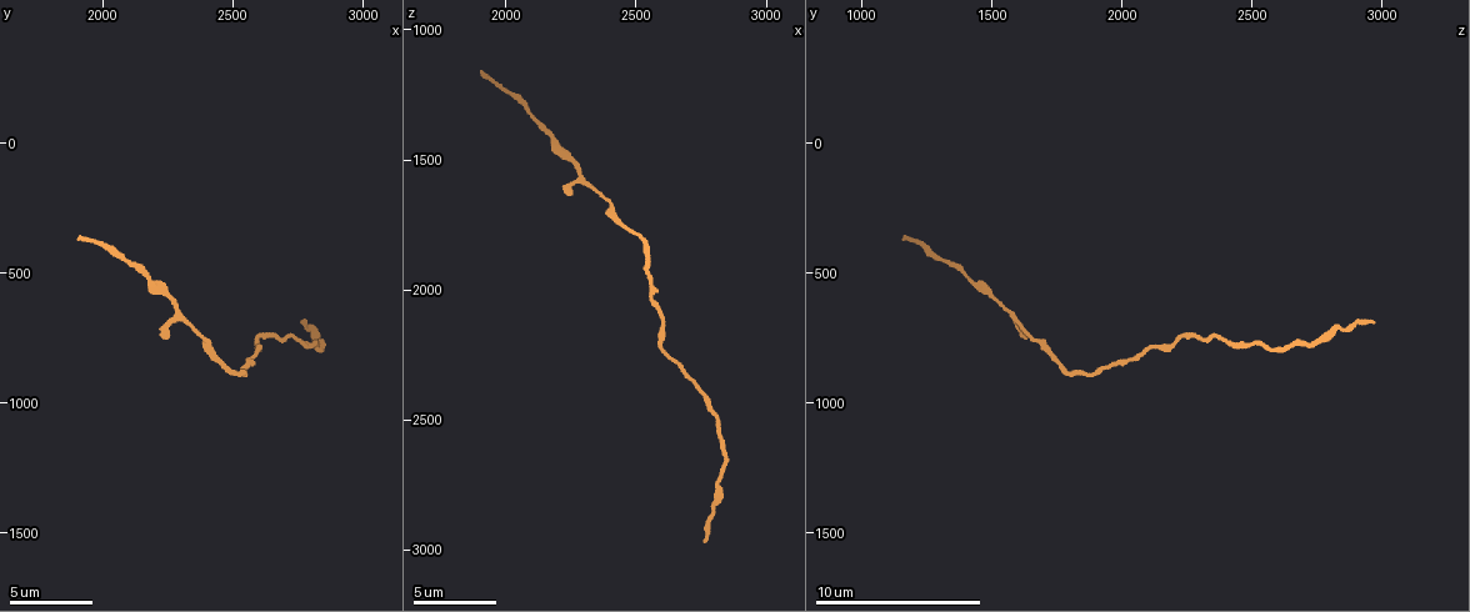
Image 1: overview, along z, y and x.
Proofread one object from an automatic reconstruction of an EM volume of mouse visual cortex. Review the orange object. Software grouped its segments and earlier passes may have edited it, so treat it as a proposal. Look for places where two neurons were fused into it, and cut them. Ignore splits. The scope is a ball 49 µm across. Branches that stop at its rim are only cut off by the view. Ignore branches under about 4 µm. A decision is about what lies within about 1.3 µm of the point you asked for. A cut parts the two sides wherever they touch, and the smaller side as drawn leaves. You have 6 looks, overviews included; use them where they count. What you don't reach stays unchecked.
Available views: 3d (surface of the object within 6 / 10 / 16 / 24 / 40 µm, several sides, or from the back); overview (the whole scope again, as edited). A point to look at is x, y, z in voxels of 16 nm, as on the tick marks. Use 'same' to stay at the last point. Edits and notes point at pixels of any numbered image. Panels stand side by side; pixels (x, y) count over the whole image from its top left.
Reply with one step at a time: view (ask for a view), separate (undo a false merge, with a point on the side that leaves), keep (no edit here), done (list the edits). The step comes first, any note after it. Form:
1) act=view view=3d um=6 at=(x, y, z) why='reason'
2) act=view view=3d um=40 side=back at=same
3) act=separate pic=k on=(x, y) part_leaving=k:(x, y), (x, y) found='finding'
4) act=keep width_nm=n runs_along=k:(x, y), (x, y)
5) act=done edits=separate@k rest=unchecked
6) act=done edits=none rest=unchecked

act=view view=3d um=10 at=(2170, 530, 1420) why='thick turns thin'

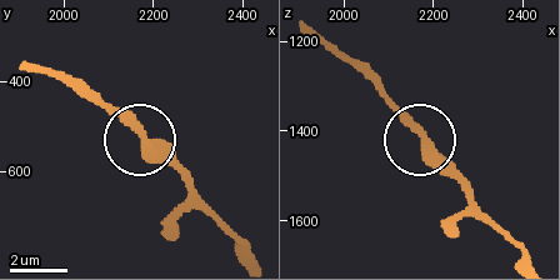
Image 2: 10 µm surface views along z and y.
act=keep width_nm=280 runs_along=2:(253, 258), (100, 104) found='continuous, no second neuron'

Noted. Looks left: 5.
act=view view=3d um=6 at=(2410, 750, 1670) why='sudden change in width'

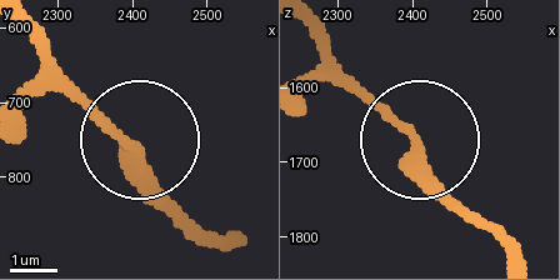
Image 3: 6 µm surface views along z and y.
act=keep found='all the same neuron'

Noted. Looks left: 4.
act=view view=3d um=10 at=(2550, 860, 1930)

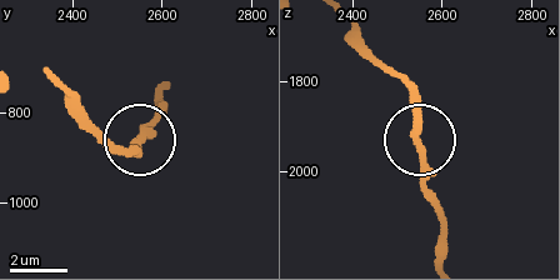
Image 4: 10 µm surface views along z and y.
act=view view=3d um=10 side=back at=(2545, 865, 1940)

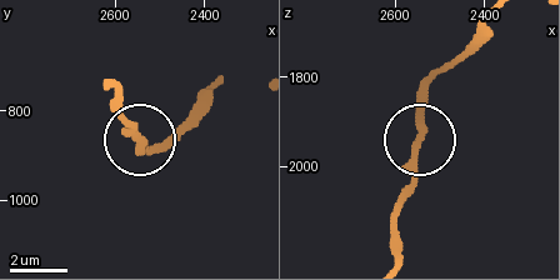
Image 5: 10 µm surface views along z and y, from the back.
act=keep side_arm_um=20 found='all the same neuron'

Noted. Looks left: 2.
act=done edits=none rest=unchecked

